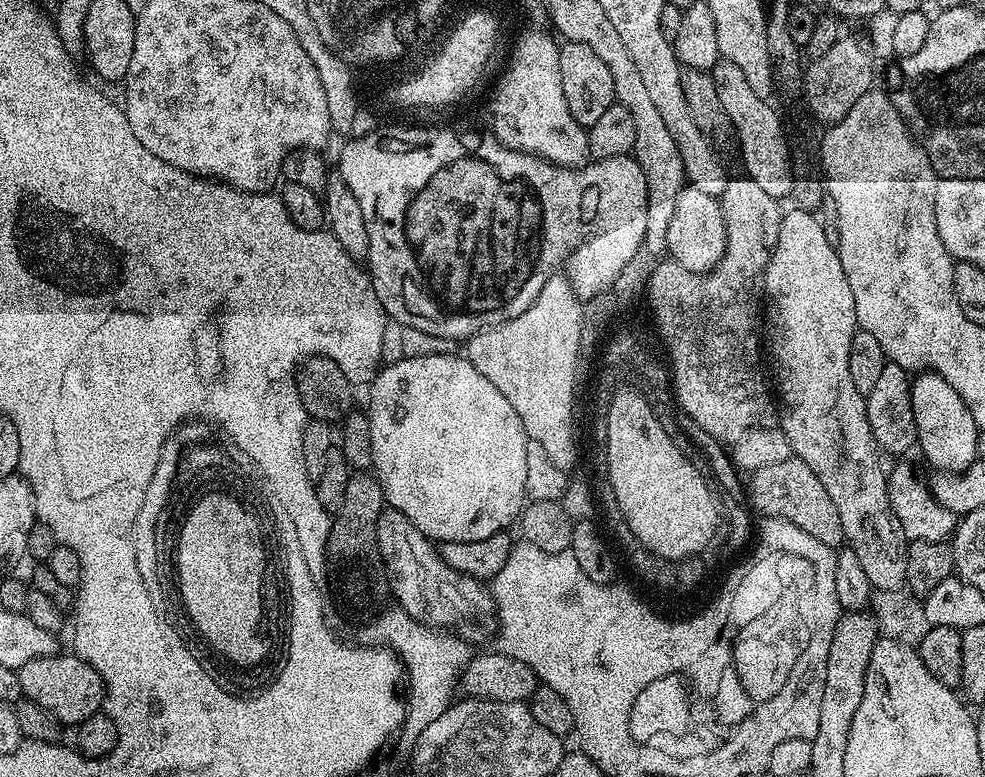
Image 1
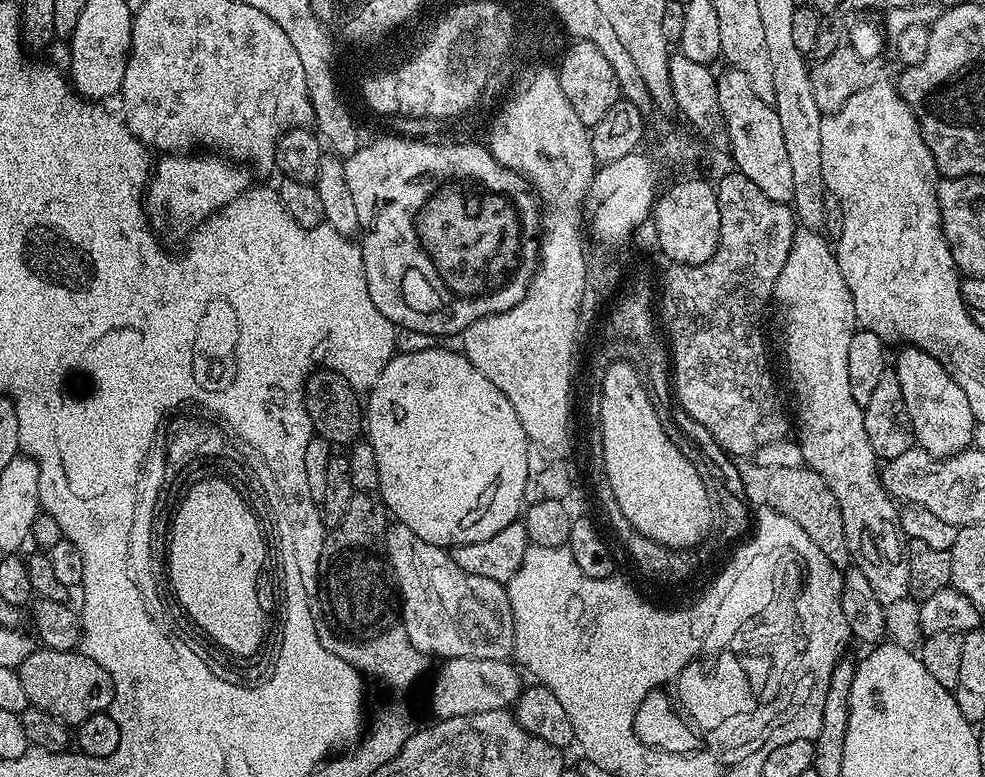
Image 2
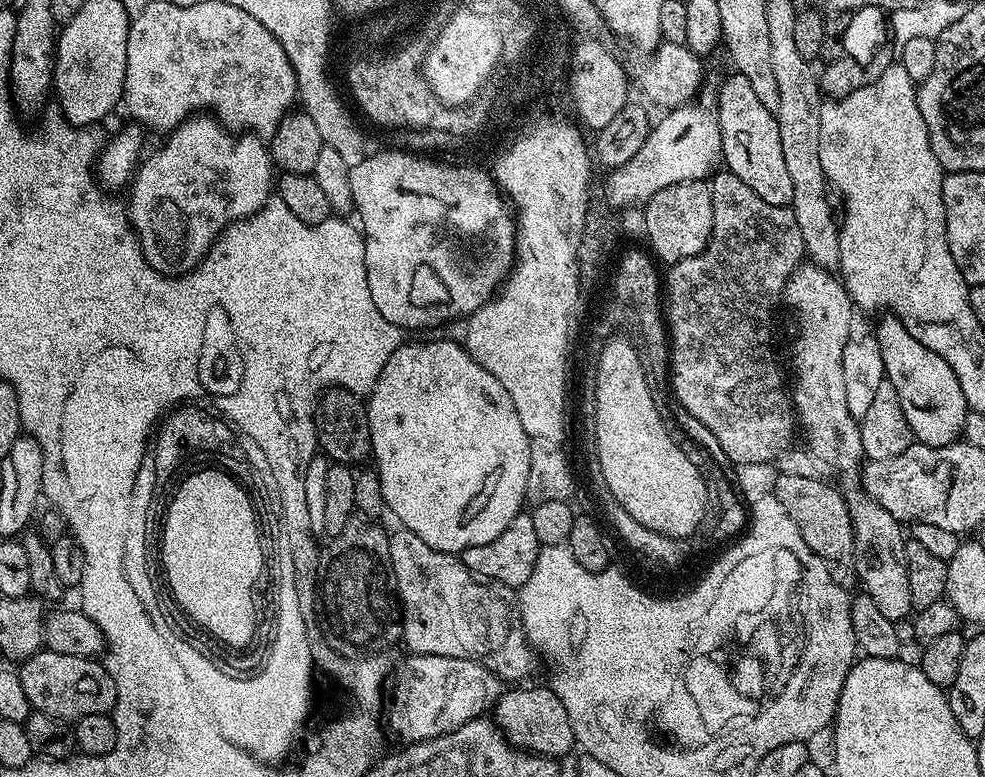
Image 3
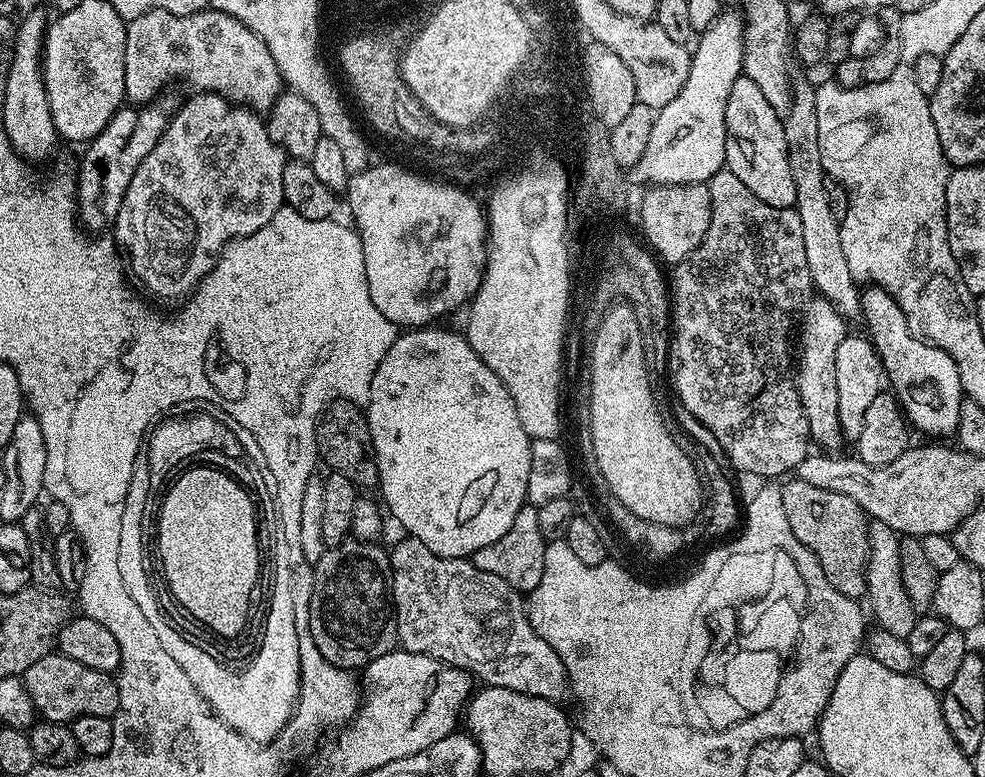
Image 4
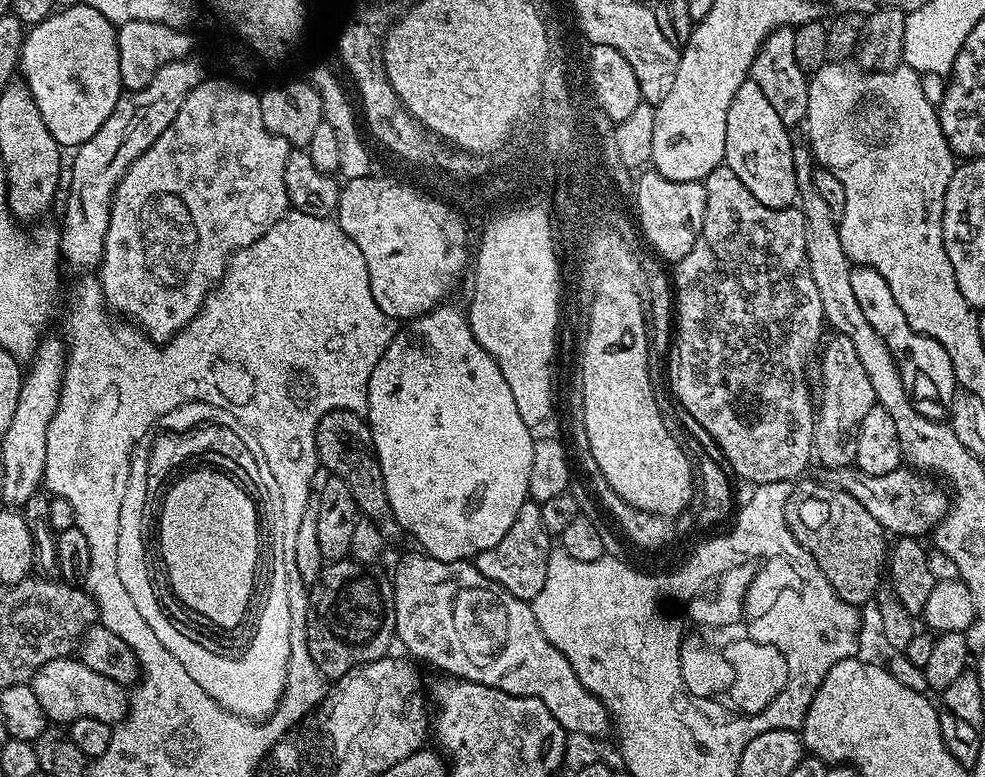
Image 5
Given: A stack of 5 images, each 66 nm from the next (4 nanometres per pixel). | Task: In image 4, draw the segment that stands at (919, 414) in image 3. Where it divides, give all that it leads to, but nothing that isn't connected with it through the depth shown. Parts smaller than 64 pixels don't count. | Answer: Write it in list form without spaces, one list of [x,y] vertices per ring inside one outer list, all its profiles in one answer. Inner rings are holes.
[[[868,286],[860,293],[860,315],[863,331],[878,354],[883,375],[892,383],[891,391],[899,401],[909,425],[928,436],[948,436],[958,426],[960,401],[965,399],[954,358],[938,346],[928,344],[910,330],[902,306],[886,290]]]

